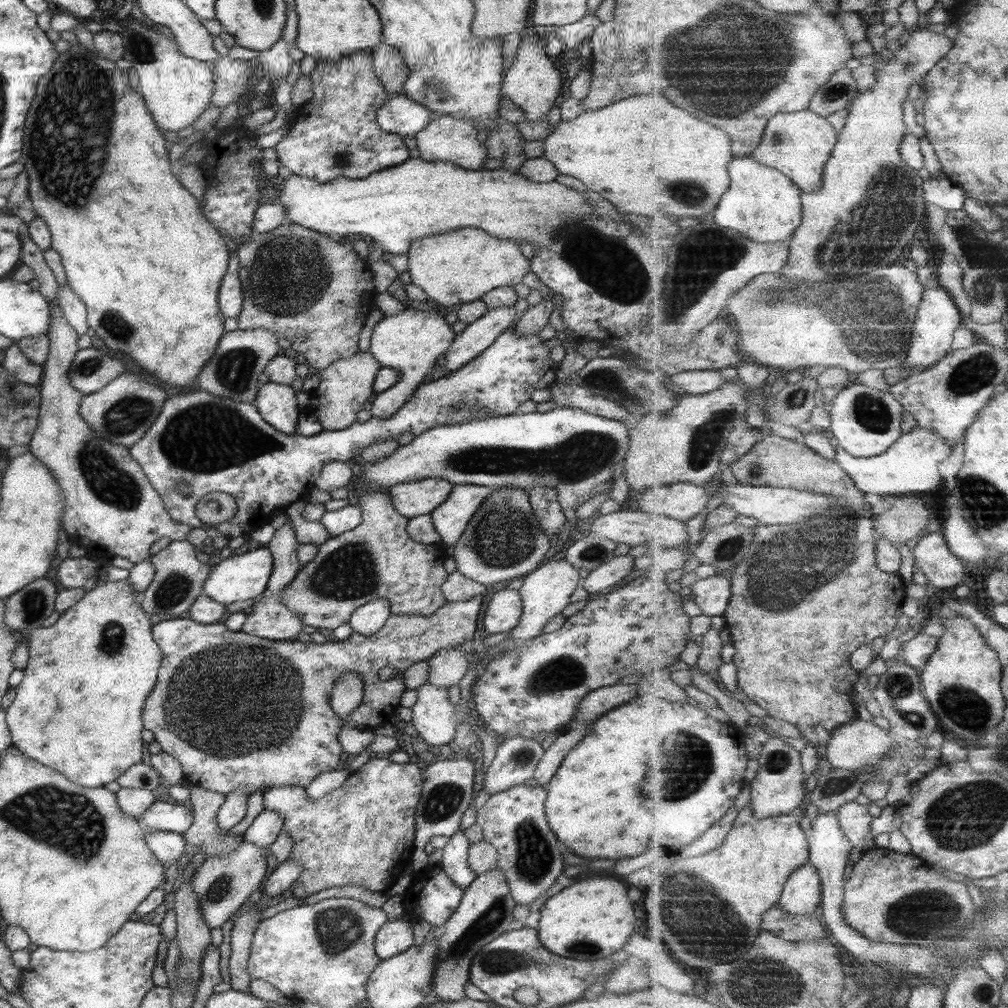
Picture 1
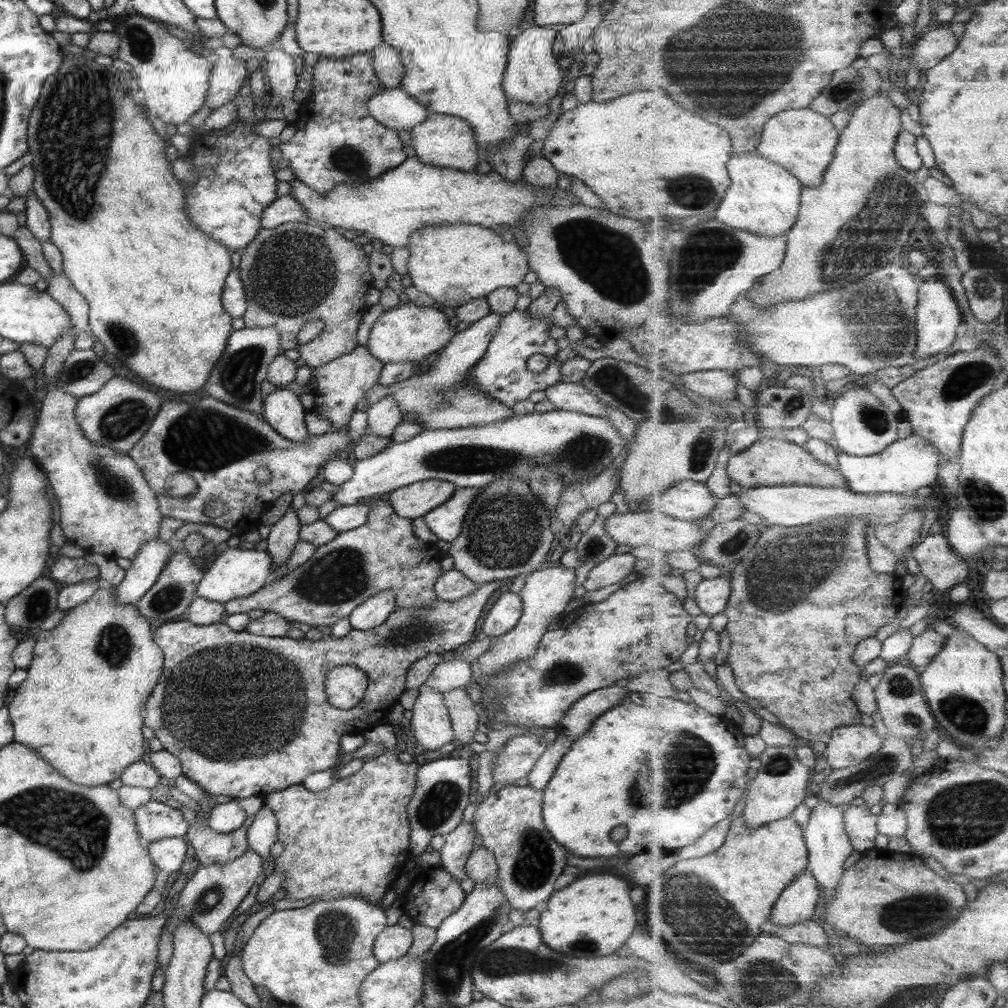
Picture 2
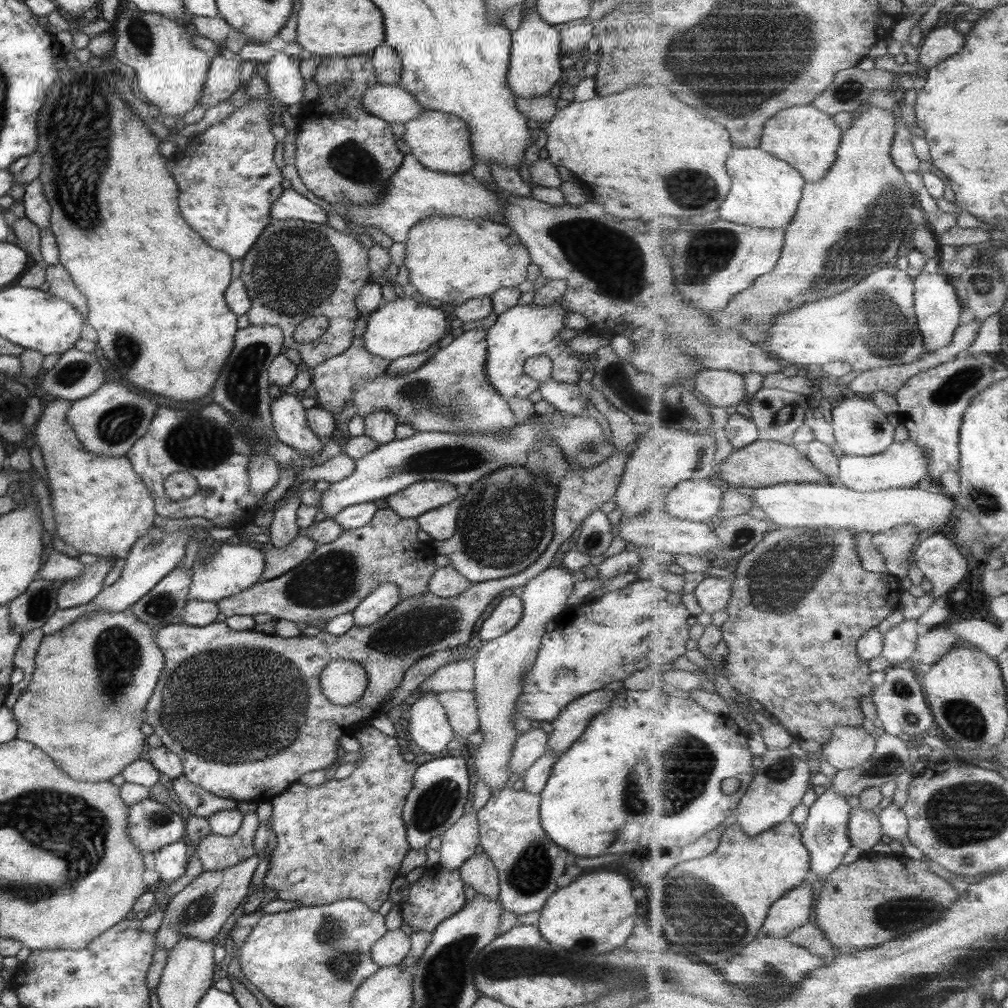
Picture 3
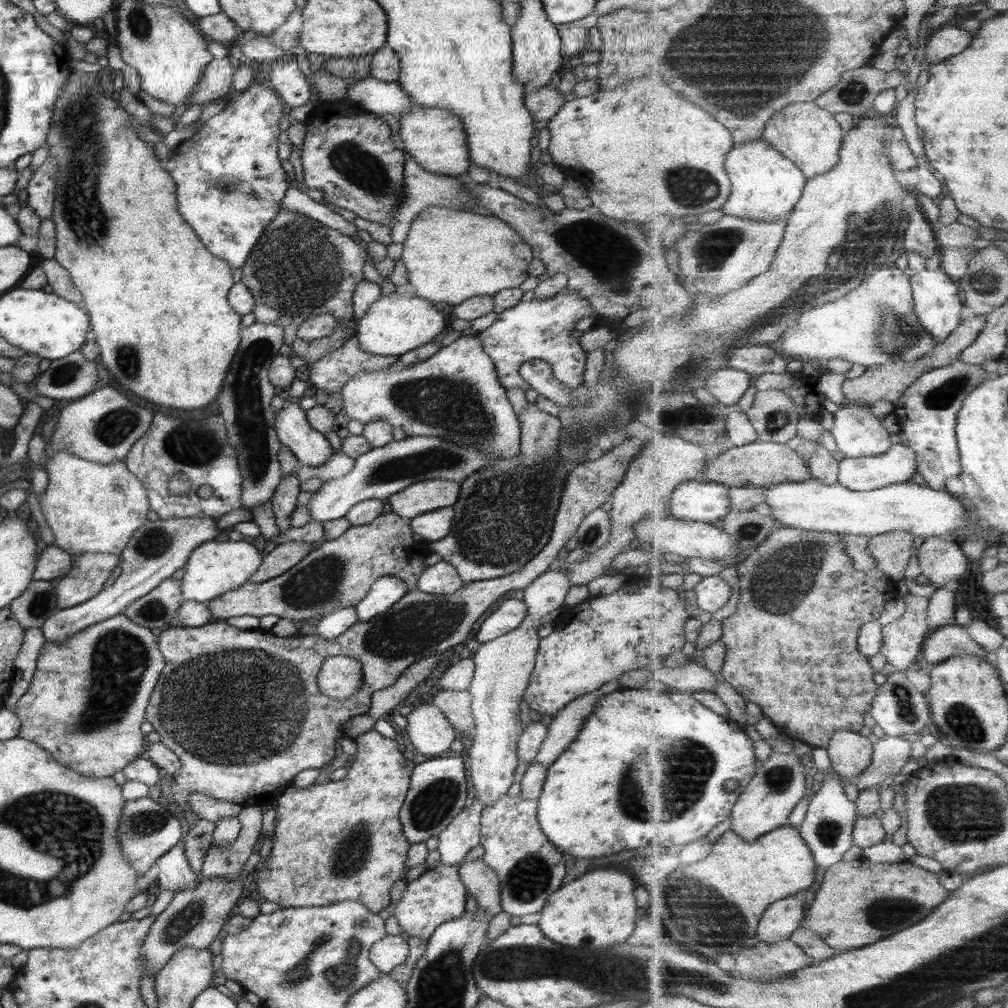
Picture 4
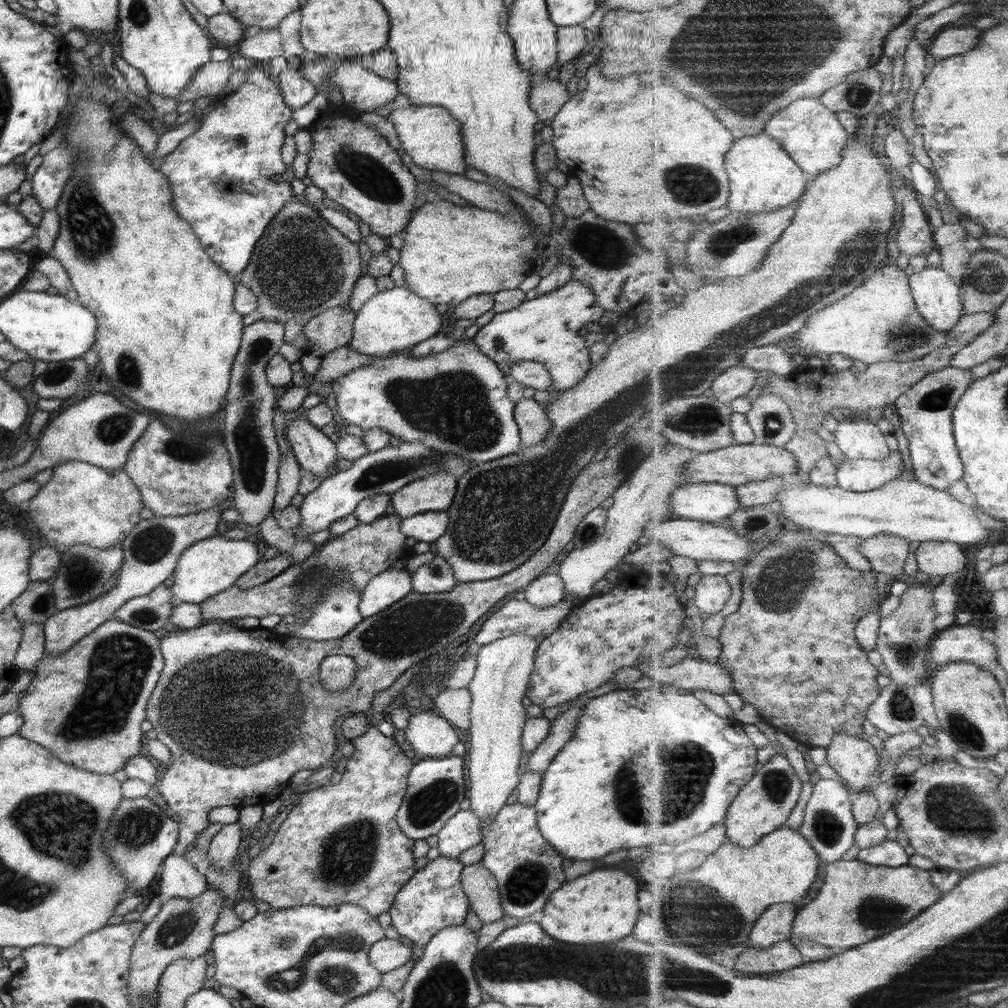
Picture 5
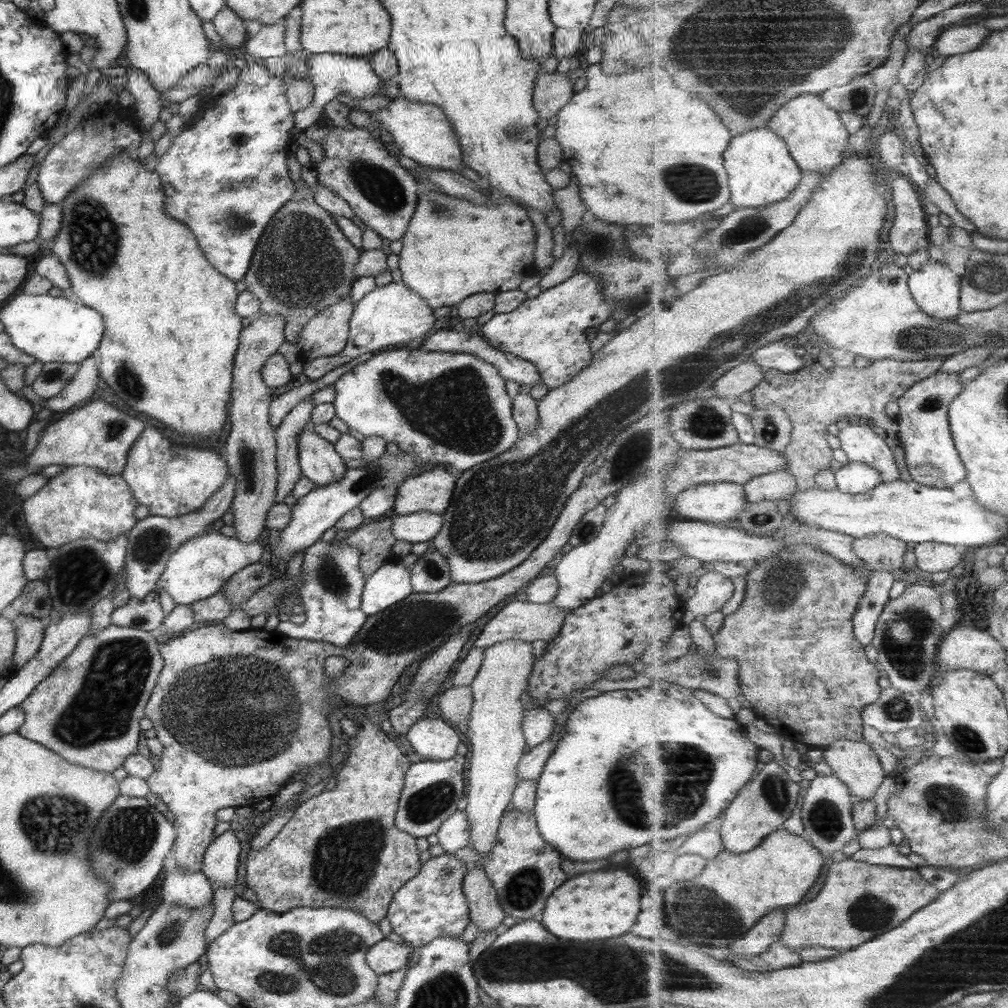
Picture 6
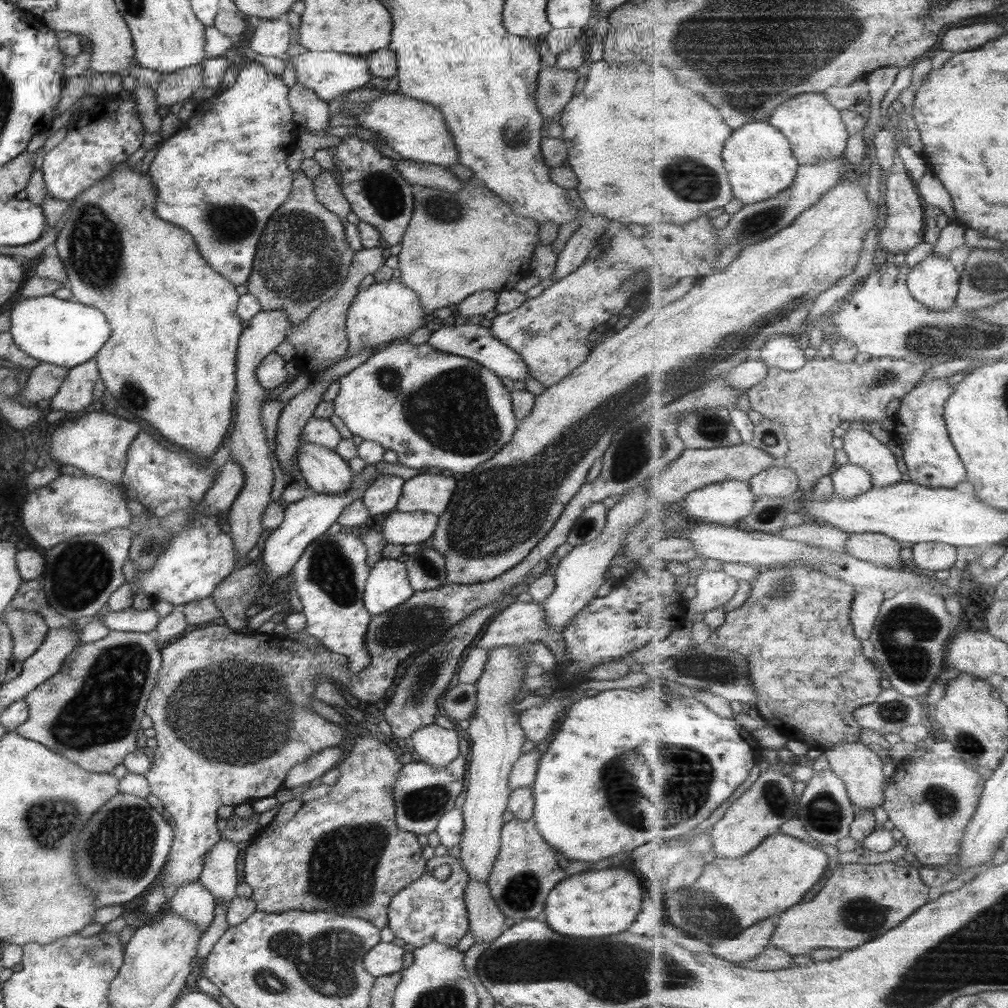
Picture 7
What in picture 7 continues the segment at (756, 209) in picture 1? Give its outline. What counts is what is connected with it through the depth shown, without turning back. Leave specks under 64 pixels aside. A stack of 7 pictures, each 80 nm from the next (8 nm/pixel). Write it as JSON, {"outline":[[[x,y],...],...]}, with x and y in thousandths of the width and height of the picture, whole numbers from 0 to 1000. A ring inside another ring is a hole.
{"outline":[[[763,121],[739,123],[719,145],[719,166],[722,169],[728,194],[737,203],[751,202],[773,194],[790,181],[792,158],[783,137]]]}

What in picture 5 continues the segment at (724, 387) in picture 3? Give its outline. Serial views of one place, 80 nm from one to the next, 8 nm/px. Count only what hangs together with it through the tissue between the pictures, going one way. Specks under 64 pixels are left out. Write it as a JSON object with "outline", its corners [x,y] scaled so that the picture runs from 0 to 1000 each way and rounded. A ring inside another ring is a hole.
{"outline":[[[731,361],[722,365],[716,372],[711,373],[704,390],[715,399],[727,399],[733,393],[743,391],[749,385],[751,375],[756,372],[757,369],[751,369],[746,365]]]}

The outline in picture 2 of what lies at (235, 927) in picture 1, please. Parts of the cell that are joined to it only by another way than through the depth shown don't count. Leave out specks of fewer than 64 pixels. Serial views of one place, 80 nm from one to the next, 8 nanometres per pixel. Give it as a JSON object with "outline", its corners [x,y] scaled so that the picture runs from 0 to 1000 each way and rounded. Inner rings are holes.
{"outline":[[[237,942],[237,945],[230,945],[224,956],[222,968],[227,975],[228,983],[239,994],[246,996],[248,999],[259,999],[260,995],[253,985],[253,979],[241,964],[238,945],[239,942]]]}

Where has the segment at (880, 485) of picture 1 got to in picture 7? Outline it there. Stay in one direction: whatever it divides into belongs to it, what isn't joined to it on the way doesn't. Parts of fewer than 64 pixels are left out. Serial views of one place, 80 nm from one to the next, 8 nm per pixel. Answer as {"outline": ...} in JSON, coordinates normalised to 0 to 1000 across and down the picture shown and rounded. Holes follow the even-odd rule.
{"outline":[[[840,458],[825,470],[828,489],[844,496],[862,488],[867,482],[863,468],[851,460]]]}

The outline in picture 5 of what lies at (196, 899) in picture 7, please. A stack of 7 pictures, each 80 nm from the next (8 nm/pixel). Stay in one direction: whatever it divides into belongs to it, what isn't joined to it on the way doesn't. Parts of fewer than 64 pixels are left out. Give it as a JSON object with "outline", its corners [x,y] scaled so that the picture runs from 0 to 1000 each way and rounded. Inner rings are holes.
{"outline":[[[175,842],[162,853],[157,884],[162,893],[174,890],[188,892],[201,885],[203,880],[203,870]]]}

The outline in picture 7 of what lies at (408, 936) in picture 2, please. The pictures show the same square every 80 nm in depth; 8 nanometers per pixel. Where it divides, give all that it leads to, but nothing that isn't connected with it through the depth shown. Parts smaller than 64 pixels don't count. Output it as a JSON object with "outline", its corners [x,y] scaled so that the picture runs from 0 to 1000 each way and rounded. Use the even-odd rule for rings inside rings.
{"outline":[[[376,934],[360,949],[360,960],[373,971],[377,968],[390,967],[398,963],[405,949],[399,938]]]}

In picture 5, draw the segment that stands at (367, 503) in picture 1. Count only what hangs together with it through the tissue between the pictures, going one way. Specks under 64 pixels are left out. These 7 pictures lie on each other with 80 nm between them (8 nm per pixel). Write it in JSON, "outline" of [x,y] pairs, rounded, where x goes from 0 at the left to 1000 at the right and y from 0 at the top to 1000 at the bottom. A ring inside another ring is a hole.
{"outline":[[[389,509],[372,515],[368,520],[354,519],[342,530],[324,536],[316,546],[312,546],[303,556],[294,561],[287,561],[279,569],[269,573],[263,579],[251,581],[245,585],[227,583],[201,595],[196,600],[199,615],[227,617],[227,615],[243,612],[259,614],[270,609],[277,612],[306,610],[313,602],[314,595],[320,592],[320,584],[327,581],[328,572],[338,565],[343,567],[344,576],[348,577],[350,584],[358,591],[364,577],[374,568],[387,563],[404,566],[402,563],[404,556],[413,551],[409,544],[401,544],[404,533],[397,527],[398,517],[398,513]]]}

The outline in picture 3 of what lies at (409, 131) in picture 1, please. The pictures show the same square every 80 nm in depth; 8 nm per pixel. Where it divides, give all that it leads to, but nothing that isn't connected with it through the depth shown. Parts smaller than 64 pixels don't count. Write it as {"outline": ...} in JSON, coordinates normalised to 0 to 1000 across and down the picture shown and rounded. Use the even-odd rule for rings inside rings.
{"outline":[[[371,83],[358,96],[360,109],[371,117],[389,123],[406,122],[418,114],[419,106],[402,88],[391,83]]]}

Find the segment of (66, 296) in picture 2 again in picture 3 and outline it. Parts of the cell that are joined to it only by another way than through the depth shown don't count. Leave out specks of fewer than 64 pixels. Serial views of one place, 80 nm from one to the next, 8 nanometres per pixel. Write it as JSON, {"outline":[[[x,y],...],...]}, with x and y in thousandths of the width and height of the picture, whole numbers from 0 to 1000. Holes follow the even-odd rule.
{"outline":[[[59,261],[46,263],[44,273],[44,279],[49,282],[46,290],[61,298],[65,298],[80,313],[81,319],[85,319],[87,308],[84,295],[72,282],[64,266]]]}

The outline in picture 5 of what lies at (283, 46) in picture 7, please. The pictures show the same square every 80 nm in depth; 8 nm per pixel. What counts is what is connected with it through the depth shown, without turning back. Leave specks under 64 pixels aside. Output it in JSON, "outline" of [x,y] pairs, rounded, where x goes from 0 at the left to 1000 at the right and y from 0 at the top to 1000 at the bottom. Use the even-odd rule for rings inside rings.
{"outline":[[[274,28],[258,30],[250,37],[243,37],[237,44],[237,52],[243,58],[254,61],[269,60],[273,56],[279,56],[279,44]]]}

